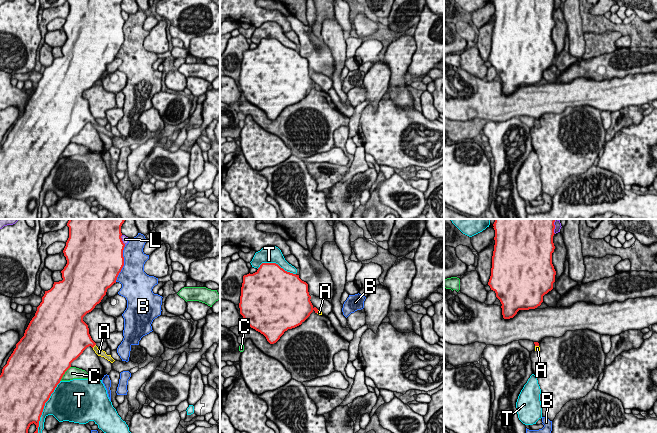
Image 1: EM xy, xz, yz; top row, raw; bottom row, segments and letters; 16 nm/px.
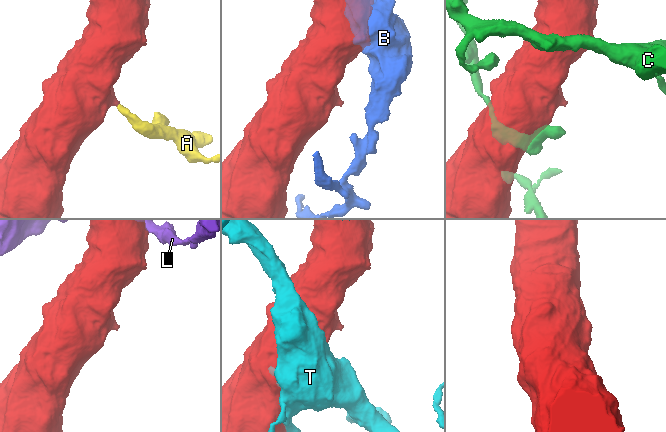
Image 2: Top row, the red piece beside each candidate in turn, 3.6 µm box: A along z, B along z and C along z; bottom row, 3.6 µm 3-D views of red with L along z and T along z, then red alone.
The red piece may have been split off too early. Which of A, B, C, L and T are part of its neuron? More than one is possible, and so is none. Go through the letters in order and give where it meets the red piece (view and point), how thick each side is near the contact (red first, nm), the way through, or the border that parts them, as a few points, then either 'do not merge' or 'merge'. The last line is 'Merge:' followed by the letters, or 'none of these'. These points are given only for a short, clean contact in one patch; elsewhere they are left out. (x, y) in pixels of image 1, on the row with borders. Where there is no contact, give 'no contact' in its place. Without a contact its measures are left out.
A: contact xy (93, 346); calibres 340 and 100 nm; way xy (80, 339), (88, 341), (93, 346), (99, 352); merge
B: contact xy (123, 263); calibres 500 and 400 nm; do not merge
C: contact xy (64, 373); calibres 500 and 190 nm; do not merge
L: contact yz (554, 226); calibres 480 and 100 nm; do not merge
T: contact xy (44, 405); calibres 500 and 400 nm; do not merge
Merge: A

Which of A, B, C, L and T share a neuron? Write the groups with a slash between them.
A / B / C / L / T

